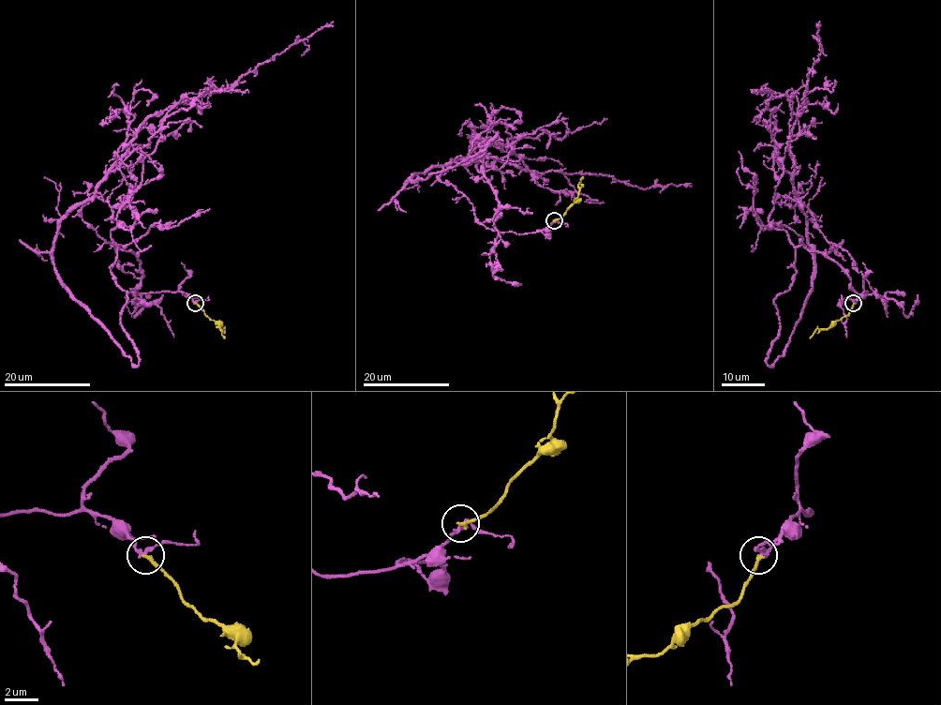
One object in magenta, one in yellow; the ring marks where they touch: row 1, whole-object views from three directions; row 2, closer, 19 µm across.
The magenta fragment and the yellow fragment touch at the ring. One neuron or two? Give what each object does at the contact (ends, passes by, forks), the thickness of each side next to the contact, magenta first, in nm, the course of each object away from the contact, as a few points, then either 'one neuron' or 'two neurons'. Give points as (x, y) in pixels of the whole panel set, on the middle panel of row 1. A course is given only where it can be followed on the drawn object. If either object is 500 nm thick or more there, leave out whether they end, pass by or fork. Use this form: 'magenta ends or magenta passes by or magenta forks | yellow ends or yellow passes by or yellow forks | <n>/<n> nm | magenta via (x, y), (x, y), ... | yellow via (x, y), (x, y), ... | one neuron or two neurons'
magenta passes by | yellow ends | 200/240 nm | magenta via (554, 221), (500, 232), (497, 243), (440, 174), (488, 157), (643, 188), (692, 187) | yellow via (554, 220), (565, 214), (579, 194), (577, 185), (583, 176) | one neuron

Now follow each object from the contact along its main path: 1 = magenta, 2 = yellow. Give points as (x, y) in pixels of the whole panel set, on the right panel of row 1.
1: (854, 303), (864, 292), (875, 292), (853, 258), (817, 228), (794, 186), (791, 130), (822, 52), (819, 22)
2: (853, 303), (846, 315), (827, 328), (817, 328), (810, 338)

